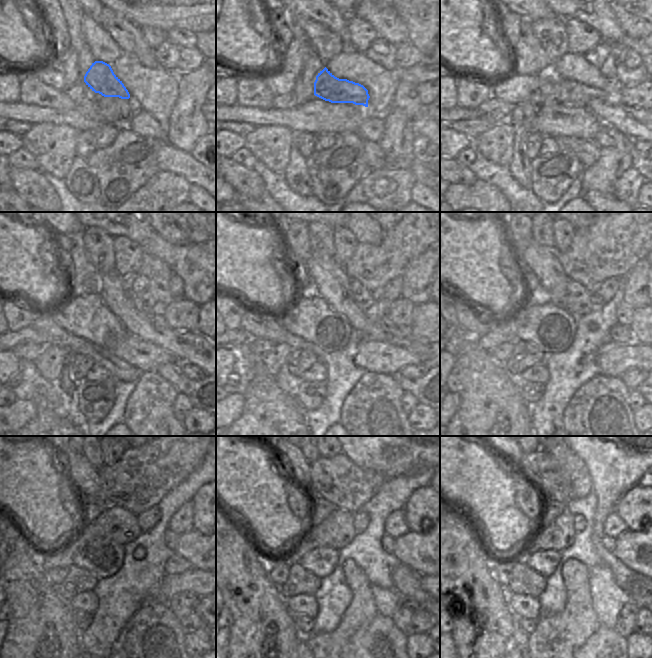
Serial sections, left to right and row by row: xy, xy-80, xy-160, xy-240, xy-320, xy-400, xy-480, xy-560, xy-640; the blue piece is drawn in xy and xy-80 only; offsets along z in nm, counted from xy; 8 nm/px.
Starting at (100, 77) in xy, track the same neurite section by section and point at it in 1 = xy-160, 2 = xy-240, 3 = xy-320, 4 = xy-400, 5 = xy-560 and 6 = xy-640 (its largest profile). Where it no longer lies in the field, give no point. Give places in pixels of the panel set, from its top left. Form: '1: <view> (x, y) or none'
1: xy-160 (569, 93)
2: xy-240 (155, 315)
3: xy-320 (387, 326)
4: xy-400 (619, 334)
5: xy-560 (407, 581)
6: xy-640 (641, 590)

